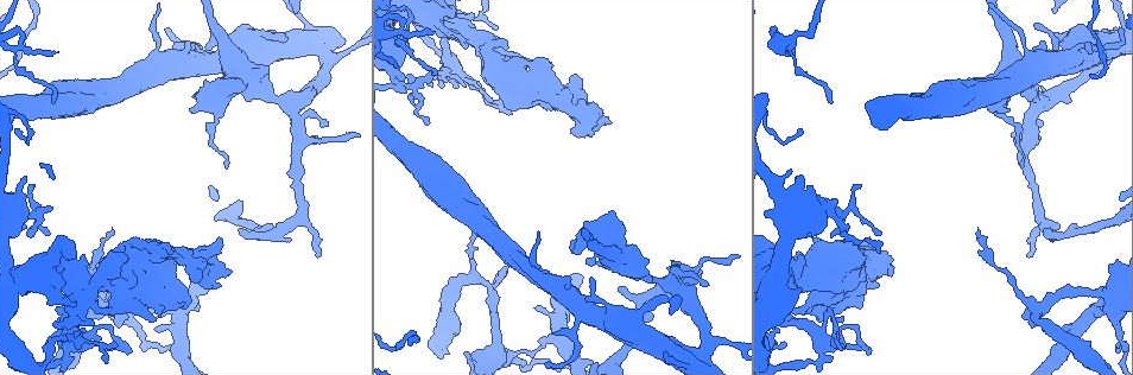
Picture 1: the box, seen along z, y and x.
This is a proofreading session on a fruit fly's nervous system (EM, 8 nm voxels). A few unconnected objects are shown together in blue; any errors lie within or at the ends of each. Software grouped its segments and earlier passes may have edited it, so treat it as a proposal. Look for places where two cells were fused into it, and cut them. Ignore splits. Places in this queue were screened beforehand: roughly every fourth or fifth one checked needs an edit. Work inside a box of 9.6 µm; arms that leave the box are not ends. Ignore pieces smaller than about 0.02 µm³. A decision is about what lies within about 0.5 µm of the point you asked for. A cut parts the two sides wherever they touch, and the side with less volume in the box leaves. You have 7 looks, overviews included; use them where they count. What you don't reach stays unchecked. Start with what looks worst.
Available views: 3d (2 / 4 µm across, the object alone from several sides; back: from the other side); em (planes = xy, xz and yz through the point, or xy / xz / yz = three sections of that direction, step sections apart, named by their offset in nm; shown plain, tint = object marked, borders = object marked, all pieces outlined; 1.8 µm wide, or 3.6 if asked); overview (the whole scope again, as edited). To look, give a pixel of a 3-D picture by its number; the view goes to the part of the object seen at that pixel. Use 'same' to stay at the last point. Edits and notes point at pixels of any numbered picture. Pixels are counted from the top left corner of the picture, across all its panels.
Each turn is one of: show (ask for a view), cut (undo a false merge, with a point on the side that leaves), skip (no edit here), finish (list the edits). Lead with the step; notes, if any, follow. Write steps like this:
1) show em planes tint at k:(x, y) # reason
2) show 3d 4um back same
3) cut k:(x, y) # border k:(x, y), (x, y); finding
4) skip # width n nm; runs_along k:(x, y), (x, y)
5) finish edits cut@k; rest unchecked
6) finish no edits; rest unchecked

show 3d 2um at 1:(79, 285) # three-way junction

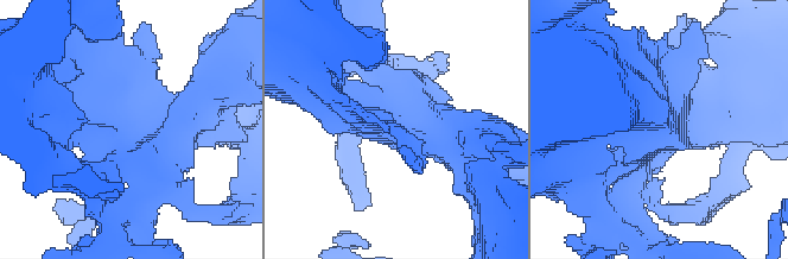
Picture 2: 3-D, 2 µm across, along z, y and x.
show em xz step 8 tint at 2:(134, 137) # now the EM

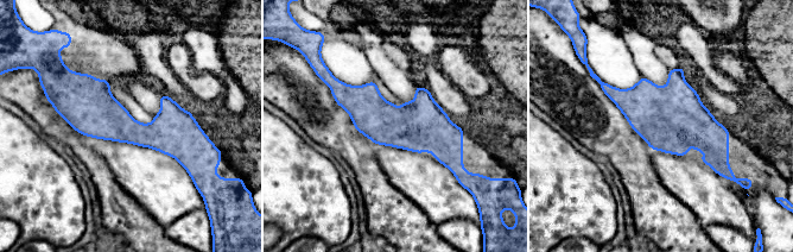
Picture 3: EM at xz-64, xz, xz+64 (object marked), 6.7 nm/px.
show em planes tint same

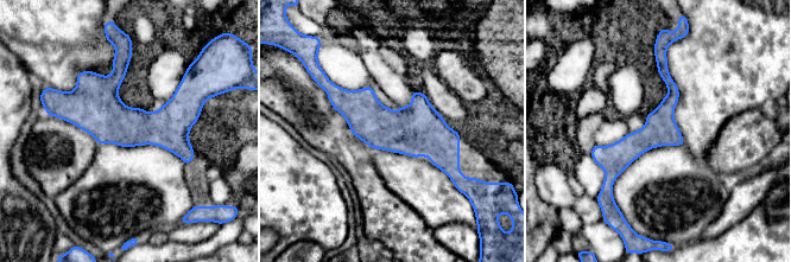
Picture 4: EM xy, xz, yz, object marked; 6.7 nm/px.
skip # width 220 nm; runs_along 4:(331, 94), (453, 167); one cell here

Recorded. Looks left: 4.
show 3d 4um at 1:(391, 65) # closes a loop

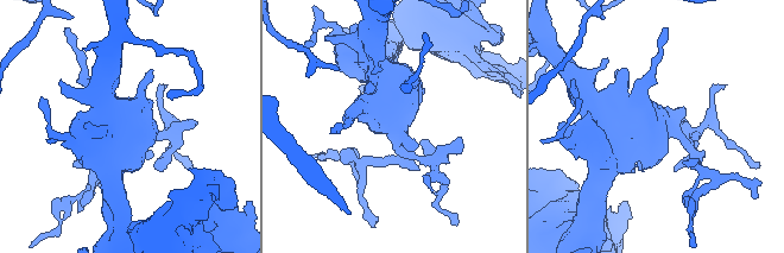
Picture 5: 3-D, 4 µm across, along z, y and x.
show em 3.6um planes plain at 5:(396, 124) # need the tissue

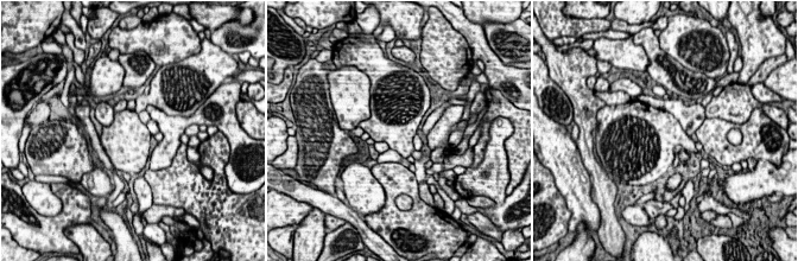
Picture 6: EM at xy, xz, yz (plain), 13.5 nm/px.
show em 3.6um planes borders same # see the neighbours

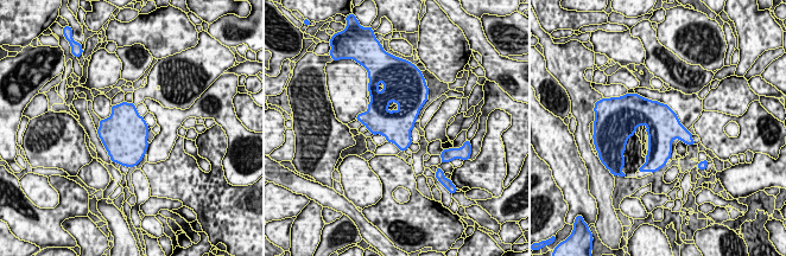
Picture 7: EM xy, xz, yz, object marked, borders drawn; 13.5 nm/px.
skip # width 480 nm; all the same cell

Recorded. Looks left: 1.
finish no edits; rest unchecked

